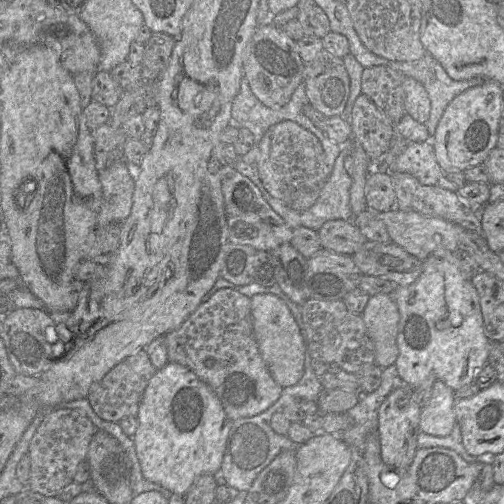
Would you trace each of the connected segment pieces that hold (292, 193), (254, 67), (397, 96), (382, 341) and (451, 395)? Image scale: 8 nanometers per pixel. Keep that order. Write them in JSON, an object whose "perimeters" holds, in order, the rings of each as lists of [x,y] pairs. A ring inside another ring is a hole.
{"perimeters":[[[[285,120],[271,126],[260,143],[257,170],[267,192],[290,204],[303,192],[320,190],[330,176],[325,154],[319,138],[299,124]]],[[[267,22],[267,23],[261,24],[257,27],[256,31],[253,34],[252,39],[250,40],[250,42],[247,45],[246,53],[244,55],[244,62],[243,62],[243,78],[245,78],[248,81],[251,91],[262,104],[264,104],[265,106],[267,106],[269,108],[277,109],[277,108],[284,106],[286,103],[288,103],[288,101],[290,100],[296,87],[303,81],[304,65],[305,64],[303,63],[303,61],[298,53],[297,42],[295,42],[292,38],[290,38],[285,33],[283,27],[278,27],[278,26],[275,26],[272,22]]],[[[388,66],[364,68],[361,77],[361,93],[366,95],[393,123],[404,115],[405,93],[403,82],[406,75]]],[[[393,293],[371,296],[361,316],[374,343],[375,363],[382,368],[394,364],[399,355],[397,334],[400,315]]],[[[437,380],[433,385],[431,398],[422,408],[420,431],[434,436],[449,435],[456,424],[455,403],[455,391],[444,381]]]]}

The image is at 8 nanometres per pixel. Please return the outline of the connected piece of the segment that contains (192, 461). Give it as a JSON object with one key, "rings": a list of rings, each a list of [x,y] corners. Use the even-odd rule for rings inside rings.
{"rings":[[[168,362],[164,367],[157,370],[149,380],[148,385],[144,391],[136,418],[138,421],[138,426],[136,432],[132,436],[132,439],[142,475],[146,480],[159,484],[170,493],[185,496],[192,484],[199,476],[204,474],[214,475],[220,470],[232,420],[230,420],[225,413],[225,410],[217,394],[205,382],[198,378],[196,374],[189,368],[173,362]]]}

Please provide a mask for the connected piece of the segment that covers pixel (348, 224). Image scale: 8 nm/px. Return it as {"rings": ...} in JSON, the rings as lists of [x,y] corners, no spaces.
{"rings":[[[329,220],[319,229],[321,247],[338,254],[354,255],[366,242],[351,220]]]}

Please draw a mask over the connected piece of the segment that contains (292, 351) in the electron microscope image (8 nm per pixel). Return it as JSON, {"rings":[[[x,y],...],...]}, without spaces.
{"rings":[[[274,294],[254,295],[251,318],[259,351],[274,381],[283,388],[296,384],[304,373],[307,350],[301,329],[286,302]]]}

